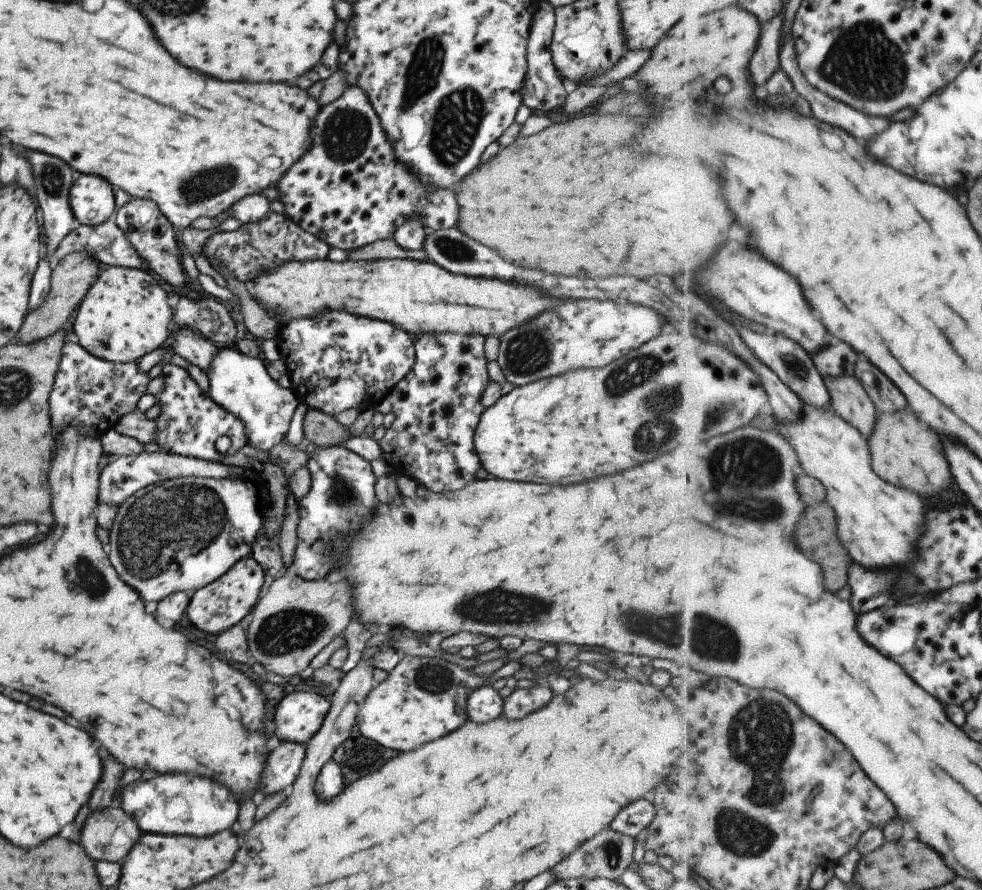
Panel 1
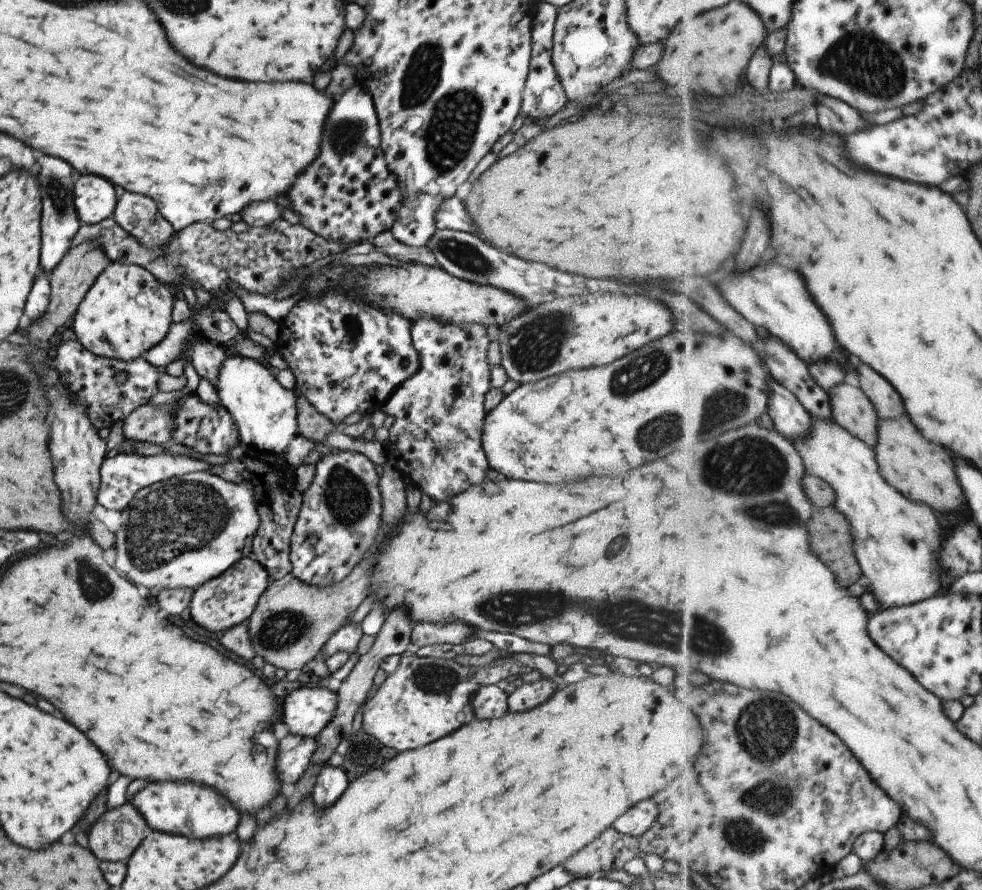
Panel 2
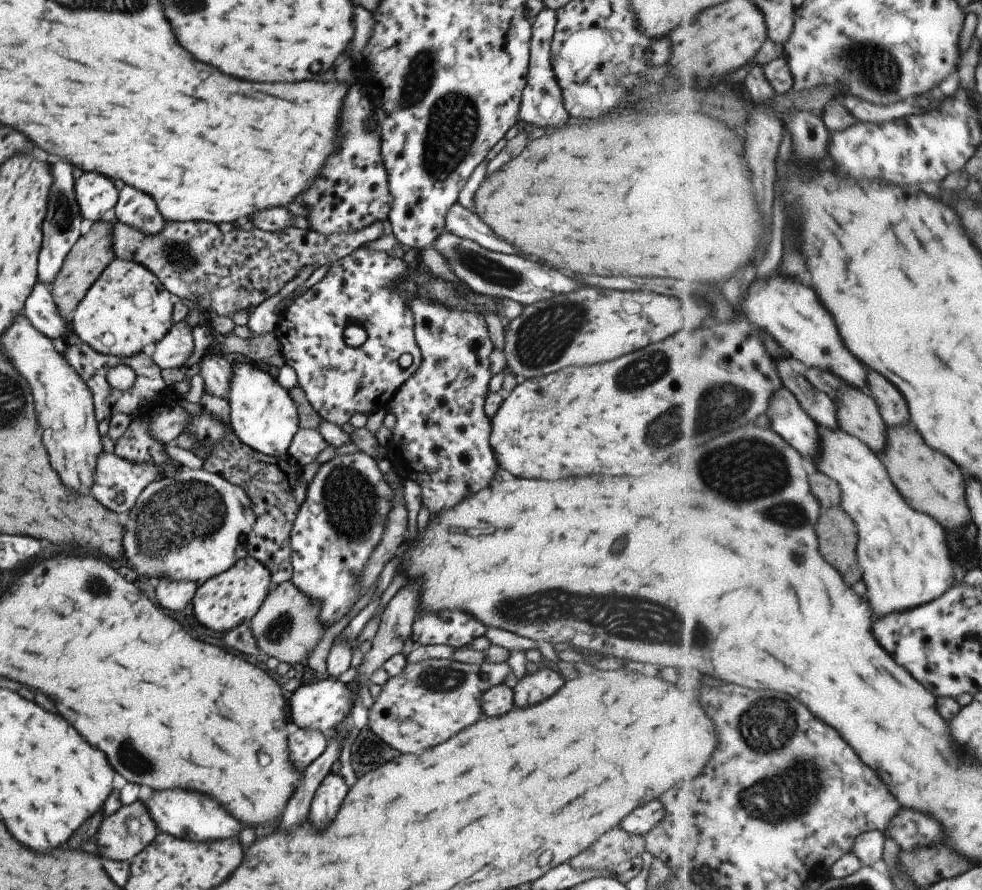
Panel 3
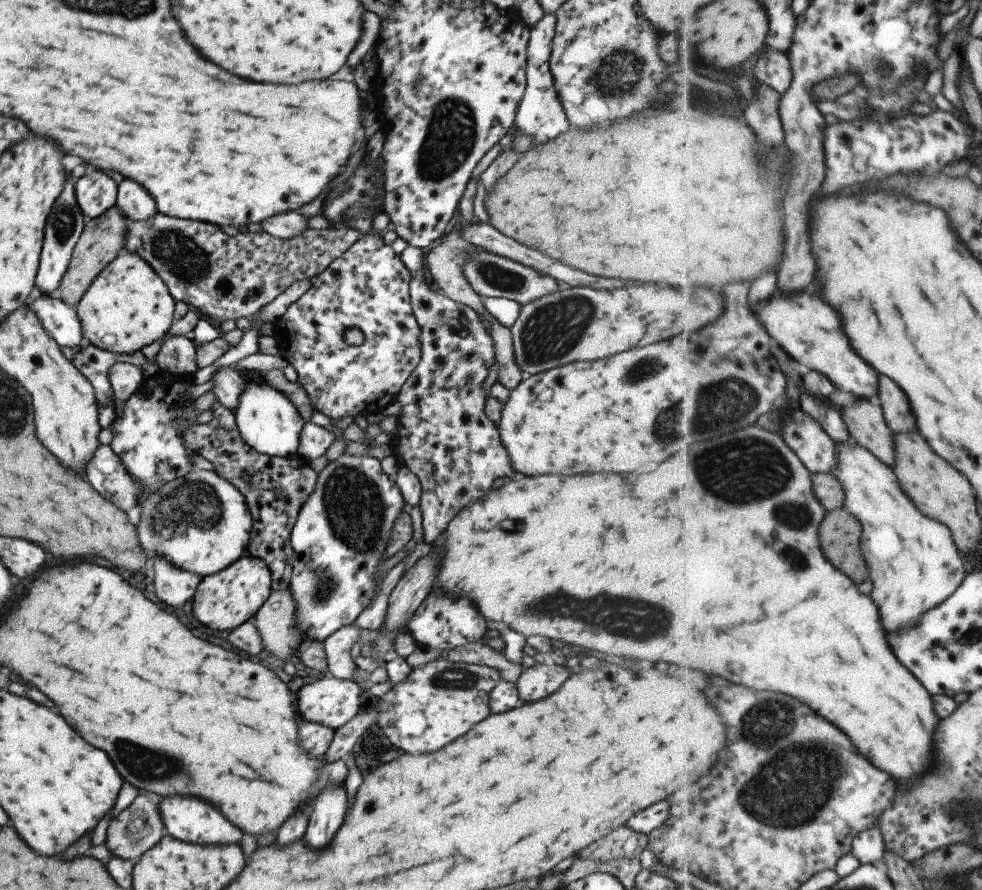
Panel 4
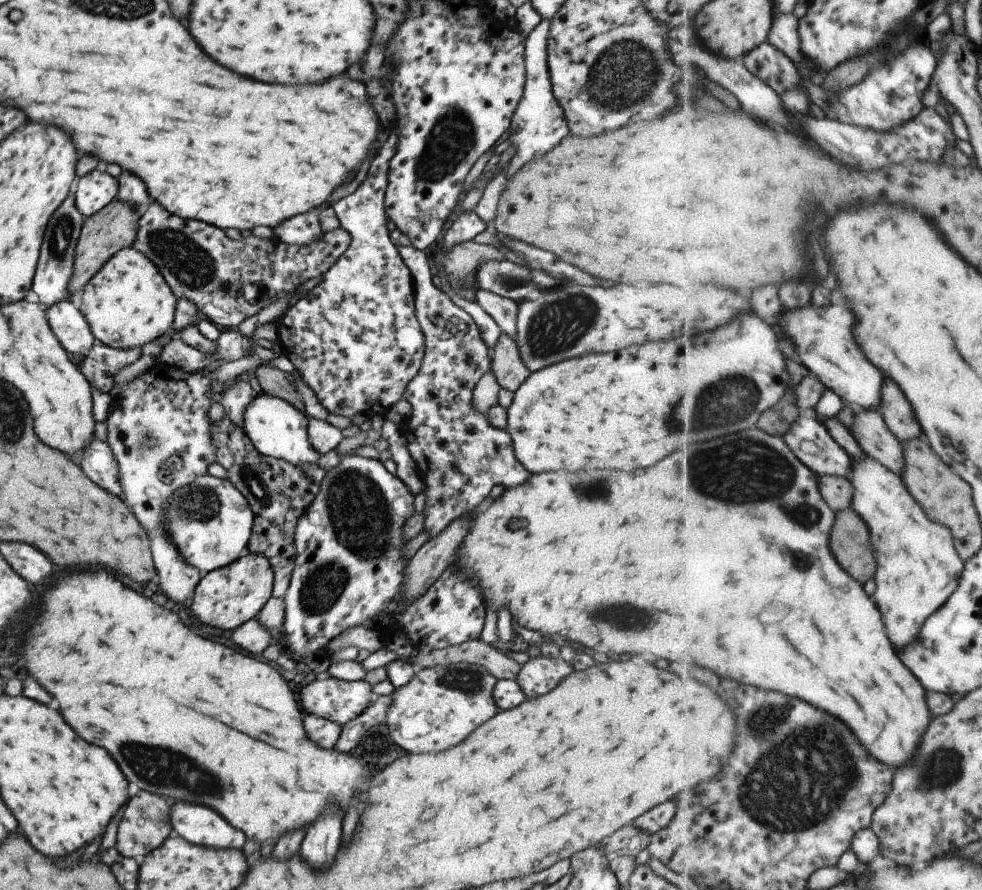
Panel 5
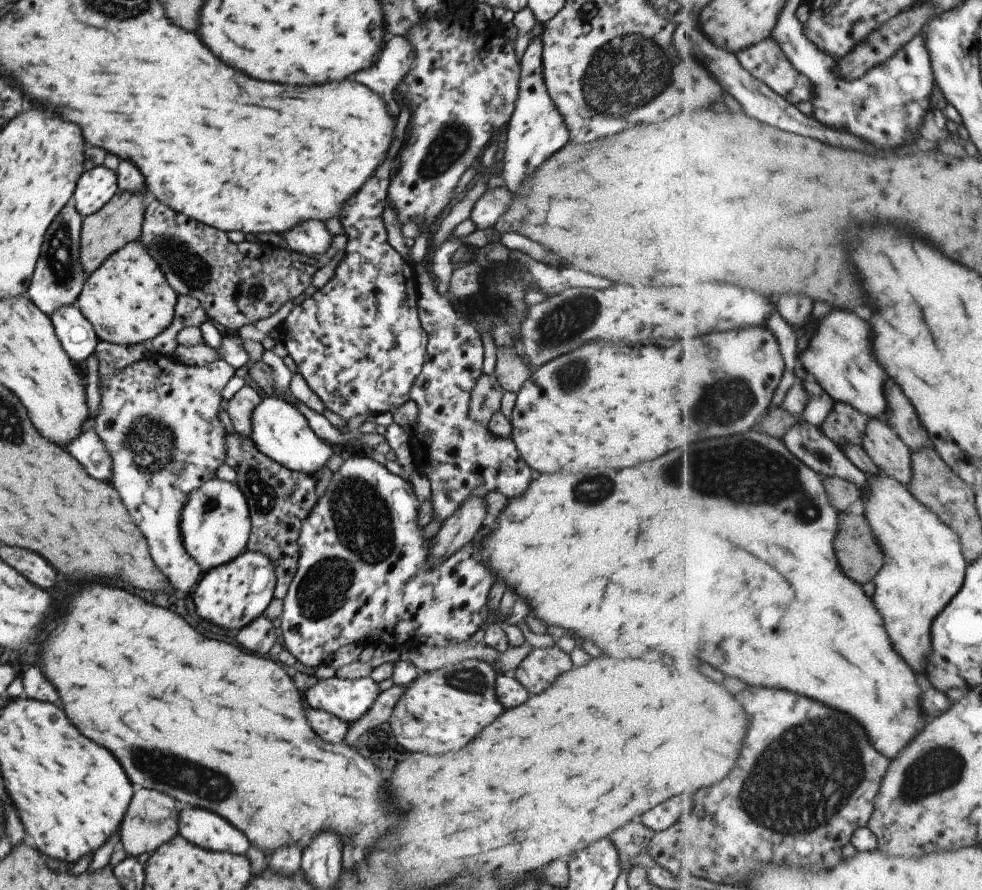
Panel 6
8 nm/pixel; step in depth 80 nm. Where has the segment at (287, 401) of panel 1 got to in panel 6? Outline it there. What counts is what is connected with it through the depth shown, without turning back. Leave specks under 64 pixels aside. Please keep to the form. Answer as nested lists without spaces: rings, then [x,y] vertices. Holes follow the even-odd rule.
[[[262,396],[261,400],[257,403],[257,406],[251,411],[250,417],[250,440],[253,441],[255,448],[271,460],[274,460],[277,464],[291,469],[292,471],[304,472],[310,475],[315,475],[324,464],[327,459],[333,454],[333,450],[328,444],[323,444],[313,434],[313,431],[309,428],[306,418],[293,406],[291,403],[279,398],[279,397],[267,397]]]

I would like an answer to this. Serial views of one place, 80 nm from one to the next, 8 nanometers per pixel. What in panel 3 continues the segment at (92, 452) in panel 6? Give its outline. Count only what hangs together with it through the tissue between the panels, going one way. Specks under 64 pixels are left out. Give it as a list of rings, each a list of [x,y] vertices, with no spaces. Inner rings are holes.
[[[102,452],[96,460],[94,484],[90,492],[108,511],[127,512],[145,486],[159,479],[161,474],[160,468],[153,463],[134,463],[113,453]]]

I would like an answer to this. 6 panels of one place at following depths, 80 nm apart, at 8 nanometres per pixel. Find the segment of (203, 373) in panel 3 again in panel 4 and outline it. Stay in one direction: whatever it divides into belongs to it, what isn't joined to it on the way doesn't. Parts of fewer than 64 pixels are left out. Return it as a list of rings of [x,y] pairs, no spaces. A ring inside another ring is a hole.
[[[231,366],[219,367],[211,377],[213,384],[210,392],[231,412],[237,406],[237,399],[244,389],[244,380],[241,373]]]

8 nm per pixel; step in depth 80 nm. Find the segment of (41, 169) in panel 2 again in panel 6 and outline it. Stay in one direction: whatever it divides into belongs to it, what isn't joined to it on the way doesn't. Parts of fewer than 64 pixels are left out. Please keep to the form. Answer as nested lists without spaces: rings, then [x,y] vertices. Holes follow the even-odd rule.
[[[73,202],[65,206],[53,218],[52,223],[45,229],[40,253],[37,257],[29,286],[26,288],[29,300],[47,316],[56,308],[73,305],[87,278],[78,260],[78,246],[82,216],[75,210]]]

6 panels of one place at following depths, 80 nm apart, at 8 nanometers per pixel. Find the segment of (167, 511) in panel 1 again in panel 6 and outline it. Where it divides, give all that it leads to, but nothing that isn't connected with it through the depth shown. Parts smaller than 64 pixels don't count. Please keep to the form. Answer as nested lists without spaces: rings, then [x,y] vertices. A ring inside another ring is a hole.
[[[211,479],[188,494],[180,512],[178,529],[185,552],[195,561],[201,573],[221,566],[241,554],[250,533],[249,509],[237,485]]]

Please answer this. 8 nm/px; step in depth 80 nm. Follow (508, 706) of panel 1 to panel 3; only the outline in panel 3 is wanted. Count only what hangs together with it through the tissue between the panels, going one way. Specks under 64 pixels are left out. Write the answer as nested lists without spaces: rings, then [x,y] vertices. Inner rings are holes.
[[[553,666],[537,670],[534,674],[521,677],[512,688],[512,703],[517,708],[525,708],[549,698],[565,680]]]

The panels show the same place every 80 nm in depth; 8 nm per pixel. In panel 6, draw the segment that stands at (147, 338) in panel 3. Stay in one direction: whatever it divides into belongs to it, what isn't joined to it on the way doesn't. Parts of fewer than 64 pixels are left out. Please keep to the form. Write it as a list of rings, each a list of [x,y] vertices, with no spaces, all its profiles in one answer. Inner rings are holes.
[[[133,242],[117,249],[88,274],[78,294],[77,308],[91,323],[99,341],[138,345],[169,326],[173,320],[176,295],[145,247]]]

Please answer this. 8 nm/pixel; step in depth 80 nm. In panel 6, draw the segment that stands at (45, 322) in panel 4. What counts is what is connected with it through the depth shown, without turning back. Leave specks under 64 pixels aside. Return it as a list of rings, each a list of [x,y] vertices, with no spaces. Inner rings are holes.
[[[65,305],[56,308],[48,314],[48,317],[63,352],[73,362],[85,360],[92,355],[99,340],[91,323],[77,307]]]

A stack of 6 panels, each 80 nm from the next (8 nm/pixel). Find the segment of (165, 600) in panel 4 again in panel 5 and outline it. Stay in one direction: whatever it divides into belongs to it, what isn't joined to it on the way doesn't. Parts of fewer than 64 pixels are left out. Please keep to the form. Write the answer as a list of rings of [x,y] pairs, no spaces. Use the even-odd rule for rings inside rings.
[[[244,354],[242,358],[229,361],[211,373],[205,370],[188,373],[158,362],[122,388],[113,398],[113,406],[104,420],[107,428],[106,443],[118,466],[121,500],[144,528],[147,536],[151,536],[151,558],[157,574],[157,586],[167,600],[188,602],[201,578],[201,573],[181,560],[174,546],[168,541],[164,532],[164,512],[168,496],[176,488],[184,487],[195,477],[207,473],[207,465],[214,462],[213,447],[208,435],[211,422],[206,416],[210,406],[209,395],[212,392],[209,391],[209,382],[216,380],[223,385],[236,376],[248,377],[261,365],[291,373],[293,387],[301,395],[306,416],[318,421],[326,420],[328,412],[318,403],[309,387],[303,384],[284,354],[268,361]]]

